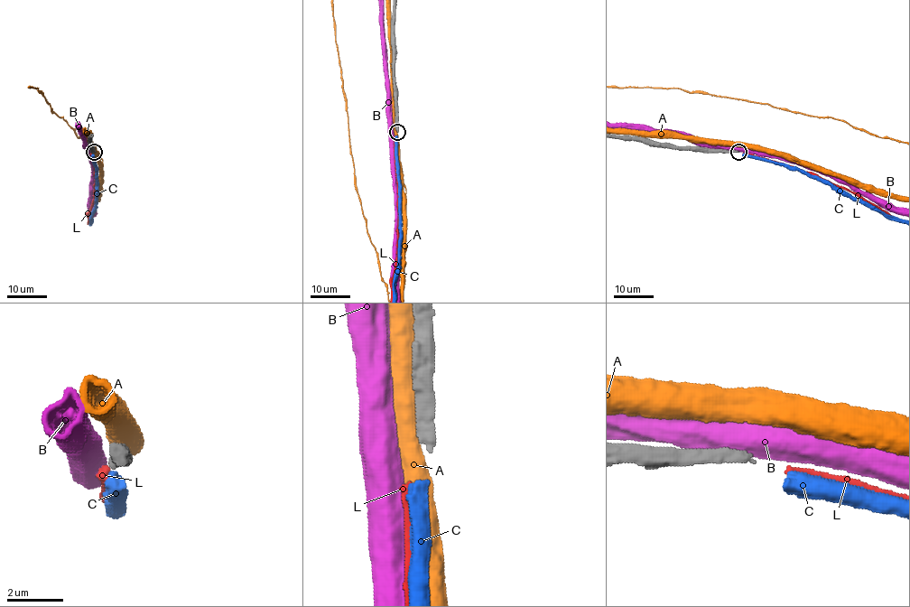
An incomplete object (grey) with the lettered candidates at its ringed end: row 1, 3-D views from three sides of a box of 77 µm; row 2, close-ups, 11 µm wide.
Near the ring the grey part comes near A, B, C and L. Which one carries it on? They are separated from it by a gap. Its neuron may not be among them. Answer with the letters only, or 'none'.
none

